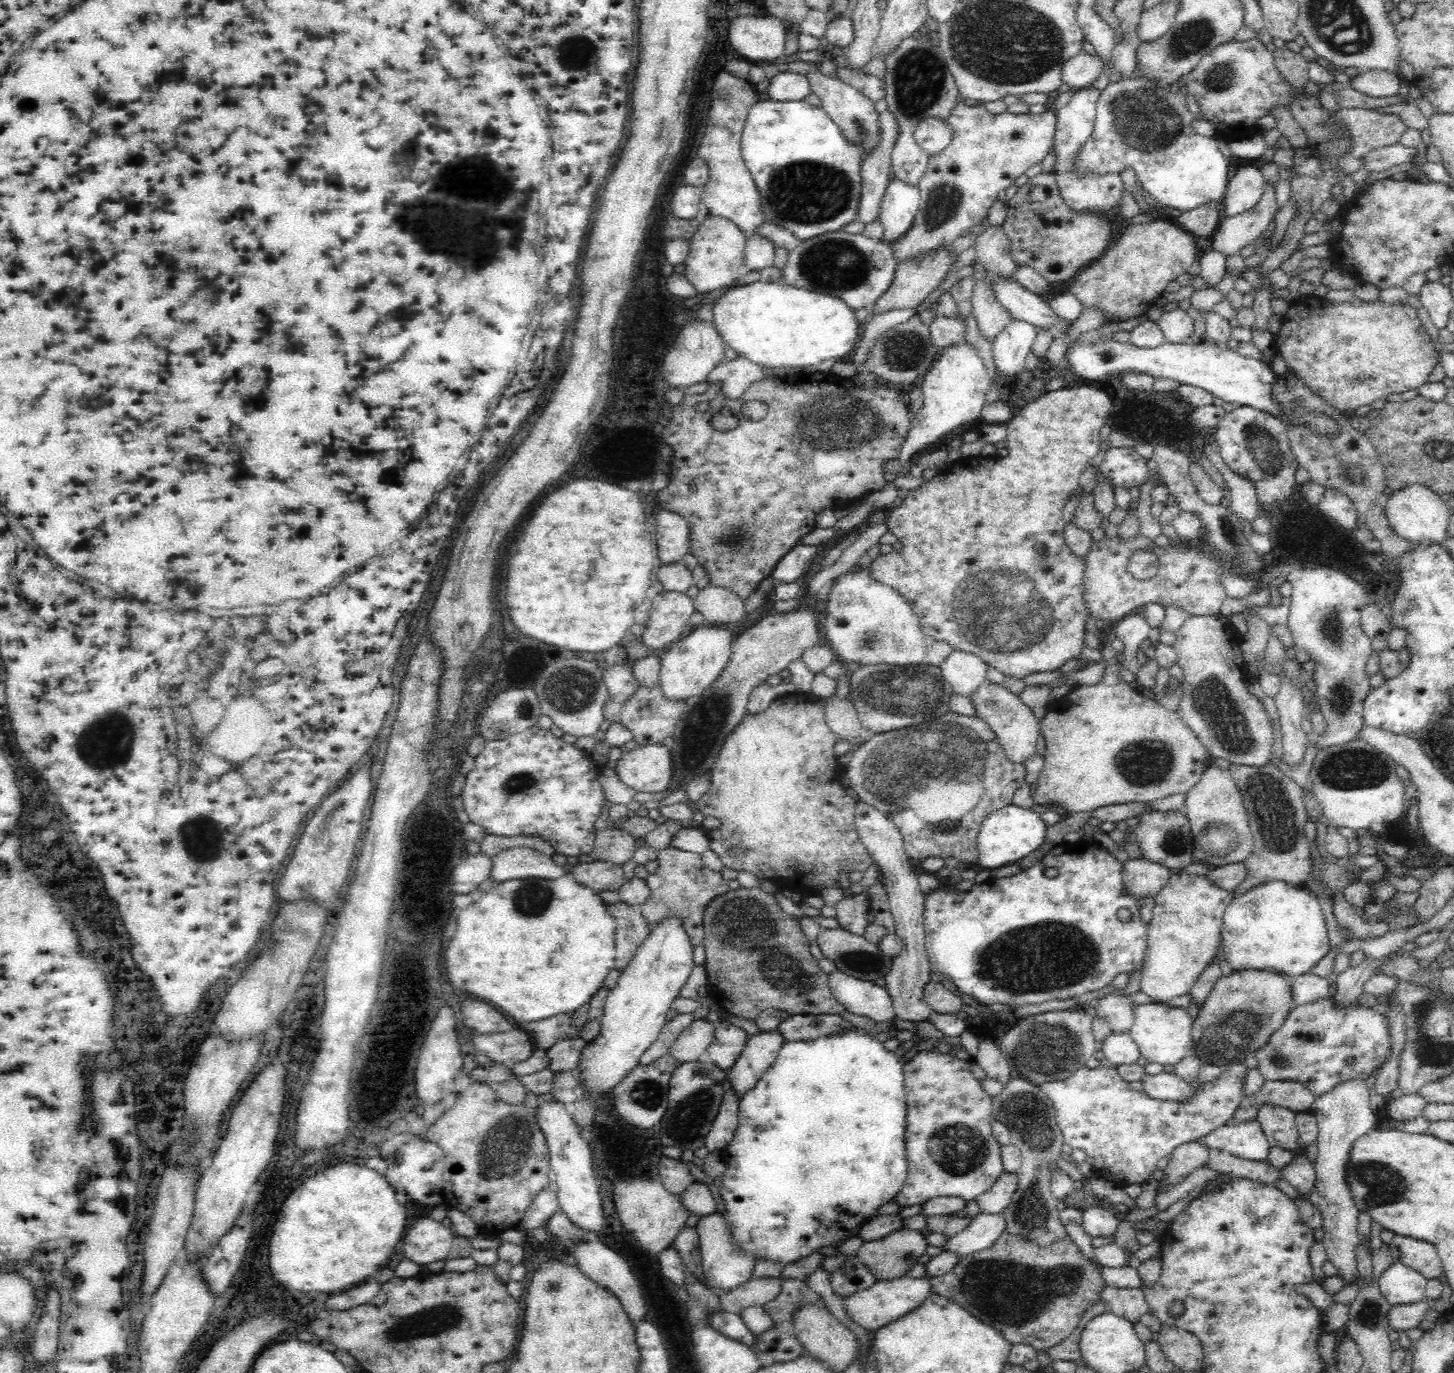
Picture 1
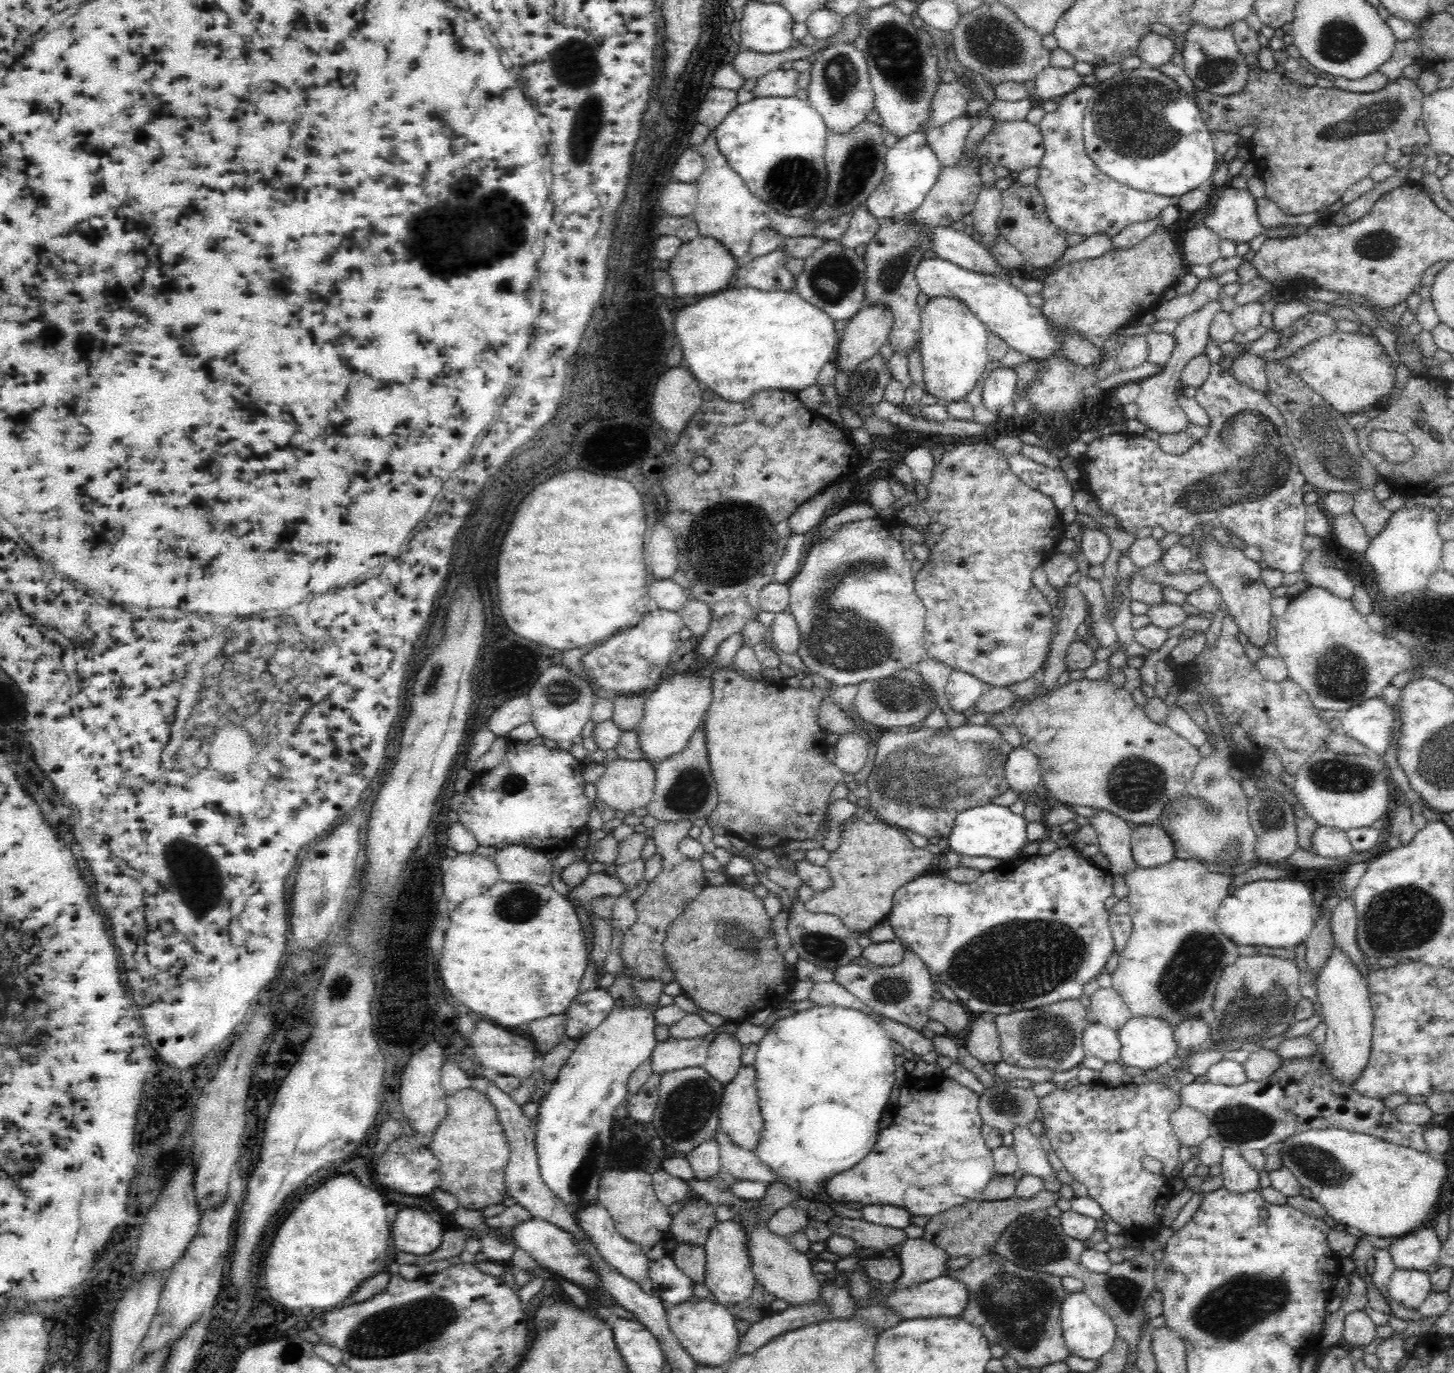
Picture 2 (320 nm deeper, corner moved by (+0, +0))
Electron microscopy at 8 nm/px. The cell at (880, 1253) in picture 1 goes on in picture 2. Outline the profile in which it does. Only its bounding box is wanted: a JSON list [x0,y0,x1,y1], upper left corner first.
[827,1215,907,1253]

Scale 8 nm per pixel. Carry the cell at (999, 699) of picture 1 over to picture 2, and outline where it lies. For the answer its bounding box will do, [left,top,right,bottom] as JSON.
[1005,745,1042,796]

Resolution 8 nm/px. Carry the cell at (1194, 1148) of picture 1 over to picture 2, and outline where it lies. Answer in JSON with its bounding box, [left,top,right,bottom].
[1169,1103,1210,1149]

